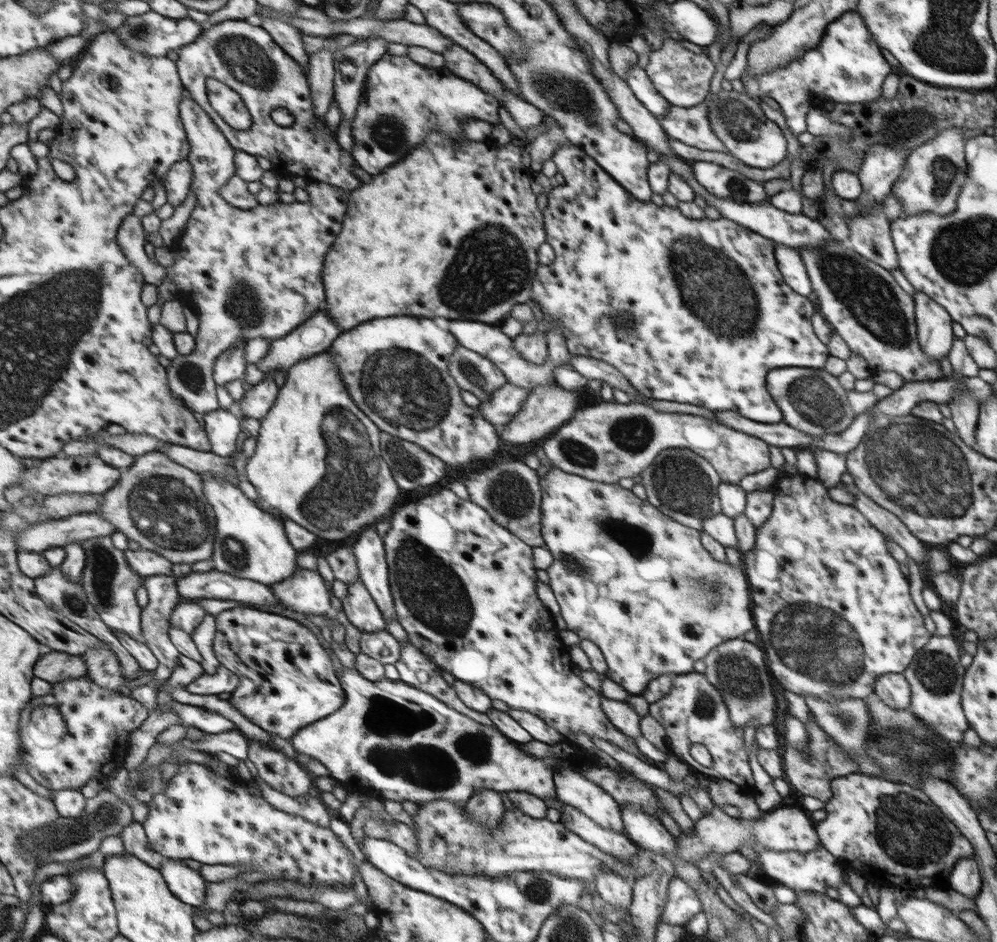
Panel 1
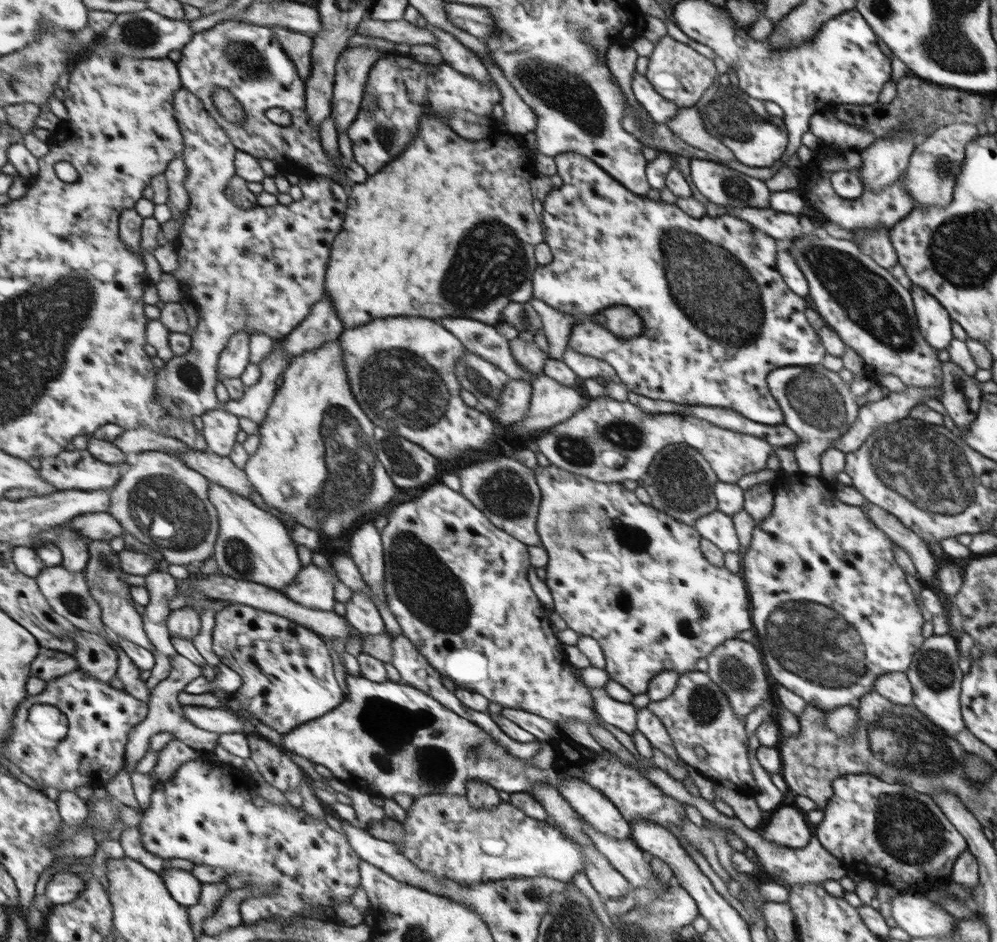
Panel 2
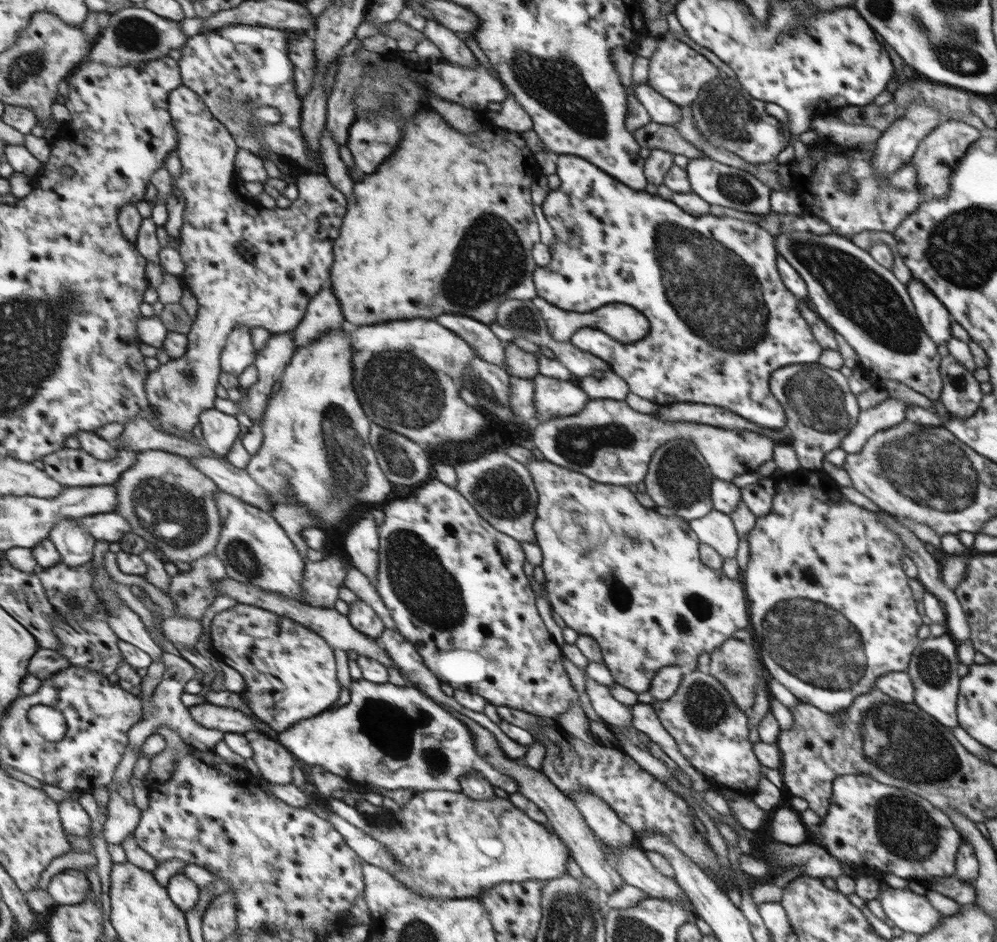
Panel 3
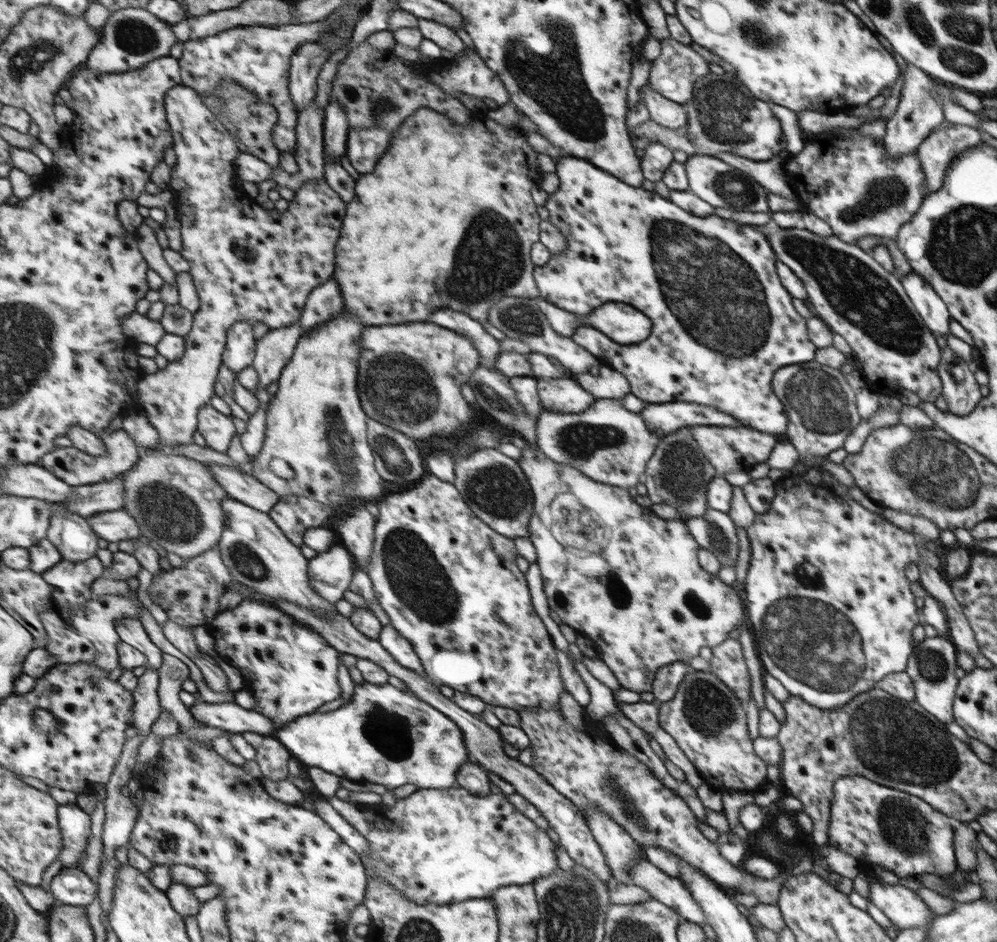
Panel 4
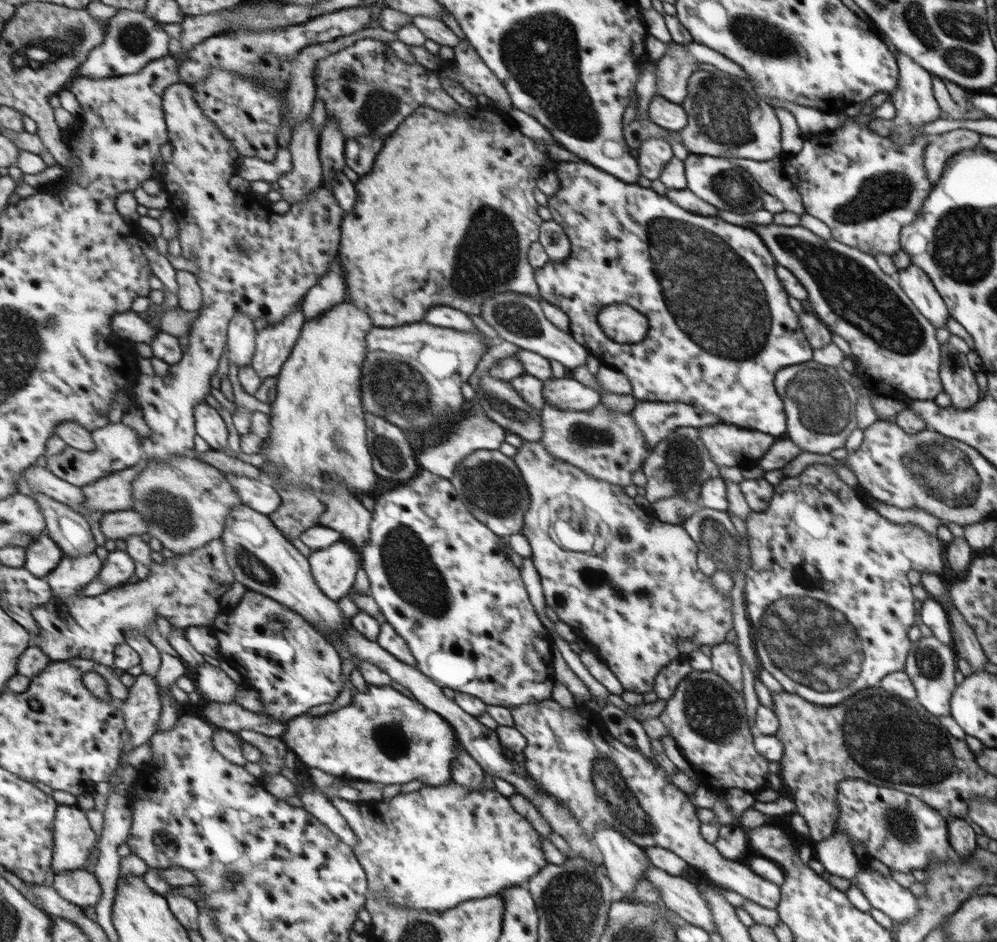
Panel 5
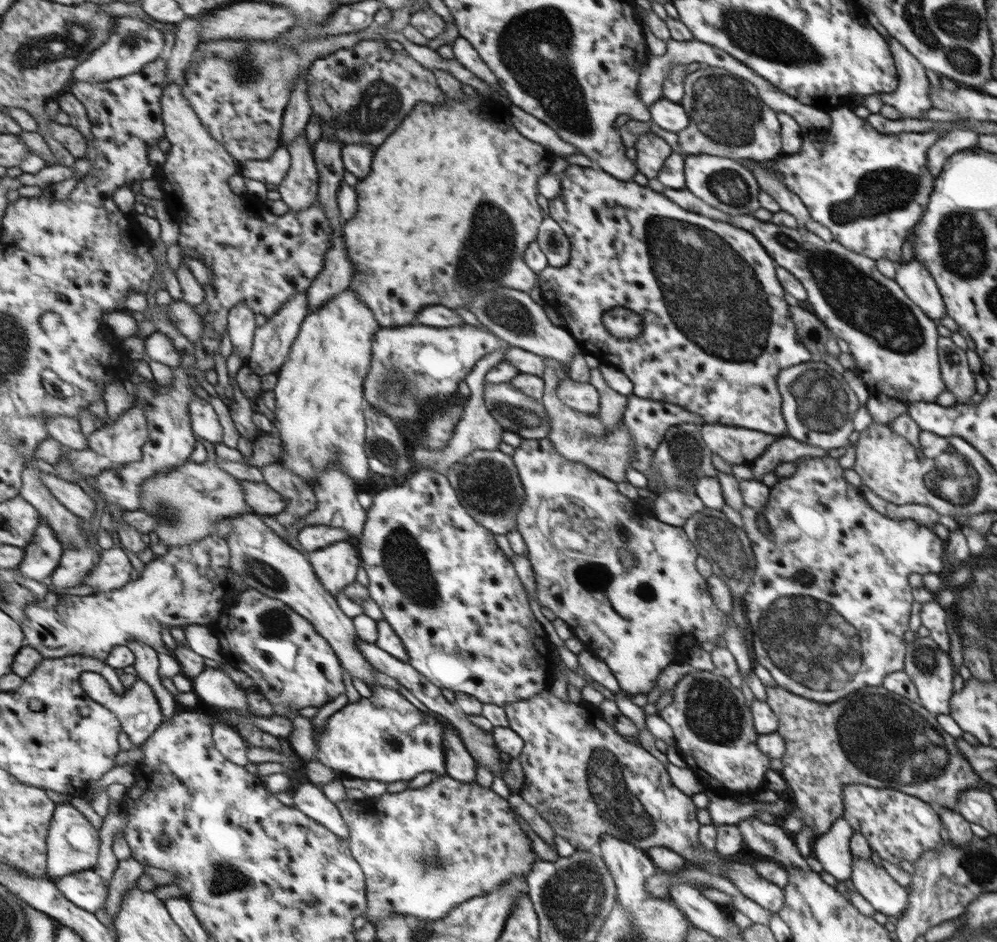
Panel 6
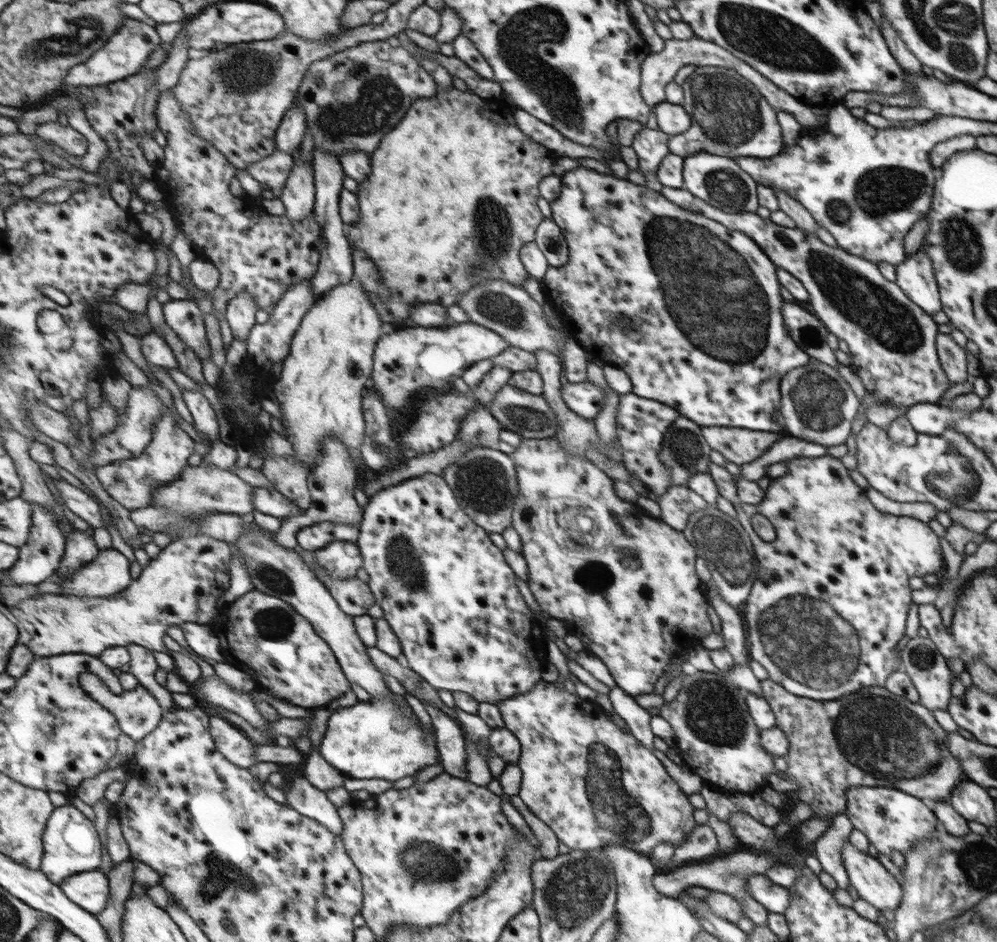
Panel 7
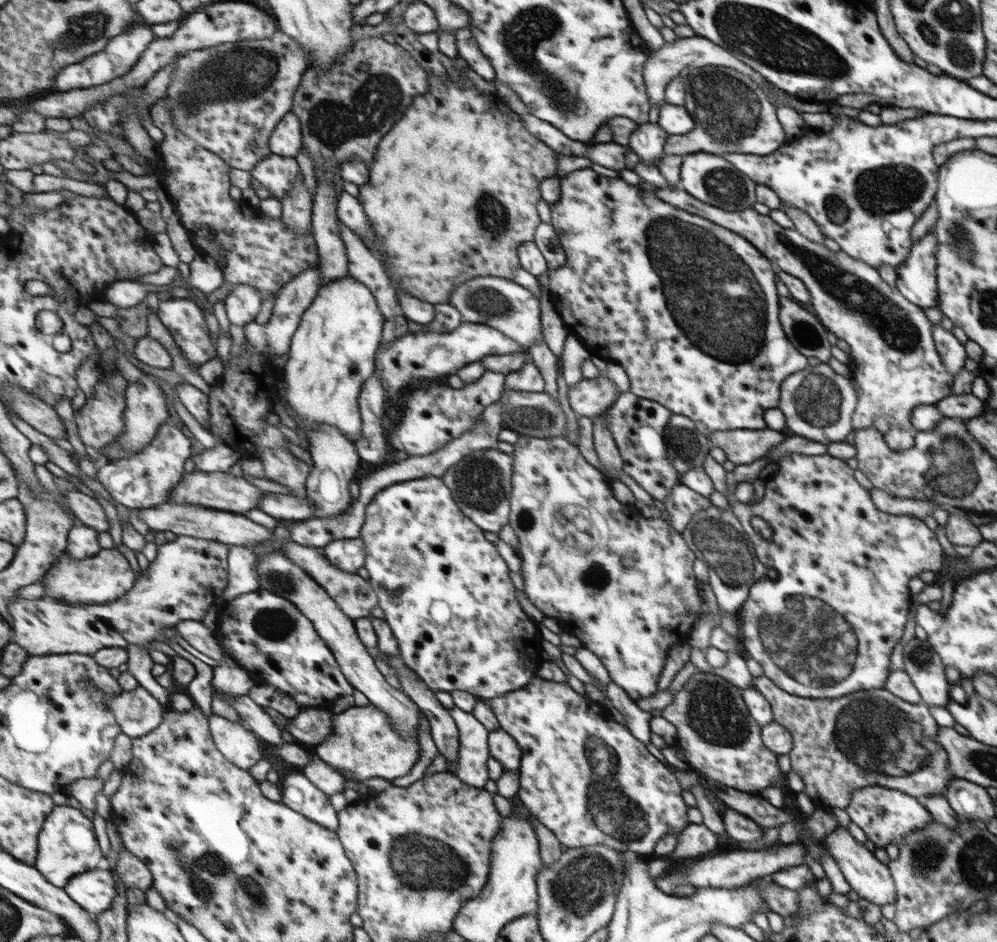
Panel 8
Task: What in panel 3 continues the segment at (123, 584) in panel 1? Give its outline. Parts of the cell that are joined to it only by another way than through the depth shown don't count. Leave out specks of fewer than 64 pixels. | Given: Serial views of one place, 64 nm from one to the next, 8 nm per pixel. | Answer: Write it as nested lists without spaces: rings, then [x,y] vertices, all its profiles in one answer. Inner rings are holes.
[[[99,541],[94,560],[95,570],[97,570],[95,589],[100,595],[101,602],[104,602],[107,608],[111,610],[110,625],[118,633],[121,640],[126,640],[126,642],[131,642],[134,646],[146,650],[148,654],[153,656],[155,662],[160,662],[163,660],[165,652],[162,647],[156,644],[151,632],[146,629],[146,624],[142,622],[140,614],[136,614],[118,594],[114,594],[109,588],[111,578],[108,570],[104,568],[106,566],[104,556],[106,556],[106,552],[110,552],[110,544],[107,541]]]

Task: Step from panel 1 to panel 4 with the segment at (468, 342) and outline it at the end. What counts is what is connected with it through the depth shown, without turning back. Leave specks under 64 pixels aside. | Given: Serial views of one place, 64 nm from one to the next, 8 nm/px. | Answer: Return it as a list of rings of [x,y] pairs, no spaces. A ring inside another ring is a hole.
[[[537,298],[535,301],[541,313],[548,319],[548,323],[552,325],[552,329],[557,333],[560,332],[562,336],[571,337],[577,332],[578,326],[590,325],[596,328],[596,330],[602,331],[606,336],[610,337],[613,342],[632,346],[648,339],[651,333],[650,318],[633,306],[624,304],[623,302],[606,303],[592,310],[588,316],[576,316],[576,314],[554,306],[554,304],[548,302],[547,299]],[[441,308],[436,309],[428,320],[472,339],[477,350],[481,353],[481,357],[490,359],[492,363],[498,360],[498,356],[501,356],[500,342],[496,341],[494,336],[490,335],[482,324],[477,319],[470,317],[469,314]]]

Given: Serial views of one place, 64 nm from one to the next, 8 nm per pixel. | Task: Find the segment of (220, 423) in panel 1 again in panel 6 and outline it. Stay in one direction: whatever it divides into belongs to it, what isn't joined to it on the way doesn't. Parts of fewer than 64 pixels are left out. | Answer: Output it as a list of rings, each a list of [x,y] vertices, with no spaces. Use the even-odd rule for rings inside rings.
[[[196,396],[190,408],[193,411],[194,430],[197,434],[216,446],[223,443],[224,428],[220,424],[220,416],[214,410],[214,406],[206,398]]]

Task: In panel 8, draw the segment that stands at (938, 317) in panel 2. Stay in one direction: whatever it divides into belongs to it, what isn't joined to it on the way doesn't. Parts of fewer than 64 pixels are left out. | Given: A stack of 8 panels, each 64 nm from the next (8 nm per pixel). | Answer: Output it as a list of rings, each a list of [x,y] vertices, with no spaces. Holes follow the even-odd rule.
[[[930,227],[926,236],[918,239],[904,265],[898,266],[895,286],[910,302],[922,309],[939,304],[937,290],[937,251],[940,249],[937,234]]]

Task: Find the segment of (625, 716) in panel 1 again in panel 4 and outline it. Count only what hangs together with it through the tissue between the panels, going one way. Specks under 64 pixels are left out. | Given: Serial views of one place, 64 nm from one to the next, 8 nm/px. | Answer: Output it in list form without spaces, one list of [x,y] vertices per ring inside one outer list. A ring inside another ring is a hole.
[[[530,563],[526,572],[526,582],[528,582],[528,588],[530,588],[530,596],[532,596],[532,606],[536,610],[539,618],[542,618],[542,622],[546,624],[550,636],[552,636],[552,642],[558,650],[563,650],[566,656],[574,663],[576,672],[580,674],[586,688],[590,691],[591,699],[588,706],[584,709],[587,716],[590,716],[592,720],[600,721],[604,716],[612,713],[622,713],[622,708],[618,706],[613,691],[599,682],[590,671],[586,668],[586,665],[582,661],[572,657],[570,653],[569,643],[564,639],[564,635],[559,630],[559,625],[550,617],[549,602],[546,594],[543,590],[543,579],[541,571],[536,563]]]

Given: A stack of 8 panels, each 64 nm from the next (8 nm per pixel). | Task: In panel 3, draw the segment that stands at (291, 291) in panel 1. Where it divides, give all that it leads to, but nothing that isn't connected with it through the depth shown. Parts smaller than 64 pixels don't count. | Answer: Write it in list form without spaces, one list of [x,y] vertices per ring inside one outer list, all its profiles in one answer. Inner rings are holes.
[[[185,84],[182,85],[181,88],[173,91],[172,97],[170,98],[170,113],[174,118],[178,133],[180,134],[179,151],[184,164],[184,171],[182,171],[182,175],[176,179],[176,184],[178,184],[178,188],[184,192],[185,198],[187,199],[185,225],[182,234],[182,248],[179,250],[182,253],[182,257],[184,257],[184,261],[188,263],[188,268],[186,268],[186,272],[184,272],[181,277],[185,278],[185,282],[192,287],[192,291],[198,296],[201,306],[200,314],[194,323],[192,332],[189,334],[189,353],[186,353],[186,356],[182,358],[172,359],[168,364],[161,365],[157,371],[152,372],[147,389],[150,394],[150,402],[158,408],[158,420],[160,420],[160,424],[164,426],[164,430],[170,435],[180,437],[180,434],[190,434],[190,432],[194,432],[194,428],[201,423],[202,413],[206,412],[206,410],[216,408],[218,400],[216,388],[221,384],[221,376],[223,373],[222,358],[225,349],[229,345],[229,338],[232,336],[234,329],[242,326],[250,326],[252,330],[256,327],[264,327],[272,331],[273,334],[296,331],[298,326],[302,324],[302,321],[305,320],[309,312],[310,304],[313,304],[314,297],[318,297],[318,293],[322,292],[322,289],[326,288],[326,286],[332,285],[337,240],[341,237],[342,229],[345,225],[345,218],[349,214],[350,200],[348,200],[344,192],[330,180],[328,175],[324,173],[318,175],[303,173],[303,175],[299,176],[300,198],[293,202],[291,208],[282,209],[277,206],[275,209],[270,209],[260,207],[256,203],[245,203],[237,198],[237,194],[233,188],[235,180],[238,177],[236,166],[237,156],[242,148],[238,145],[231,131],[212,113],[208,104],[192,90],[192,88],[189,88],[189,86]]]

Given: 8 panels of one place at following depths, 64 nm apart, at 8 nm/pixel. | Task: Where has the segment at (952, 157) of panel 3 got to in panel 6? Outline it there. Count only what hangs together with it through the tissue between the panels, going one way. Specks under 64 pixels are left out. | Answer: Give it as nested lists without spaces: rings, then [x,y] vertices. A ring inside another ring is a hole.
[[[956,130],[939,140],[928,152],[929,170],[934,178],[938,178],[944,172],[944,166],[953,154],[977,147],[979,136],[971,130]]]

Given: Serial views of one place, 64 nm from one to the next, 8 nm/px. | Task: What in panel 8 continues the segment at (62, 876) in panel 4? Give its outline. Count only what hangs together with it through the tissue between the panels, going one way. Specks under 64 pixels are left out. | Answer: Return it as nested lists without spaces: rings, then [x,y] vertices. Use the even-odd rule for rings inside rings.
[[[108,865],[79,874],[70,880],[65,889],[74,900],[96,916],[114,908],[119,892],[114,872]]]

